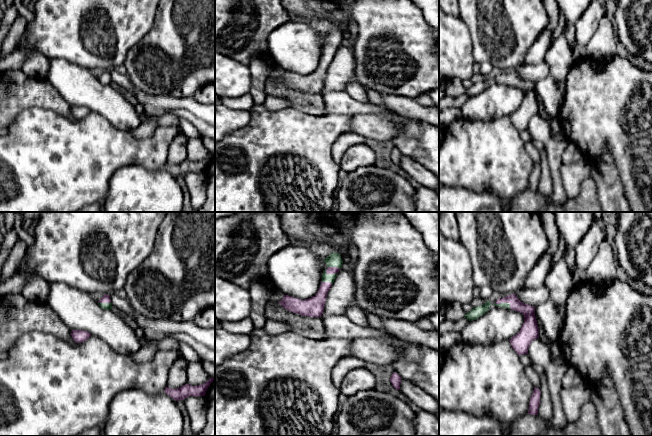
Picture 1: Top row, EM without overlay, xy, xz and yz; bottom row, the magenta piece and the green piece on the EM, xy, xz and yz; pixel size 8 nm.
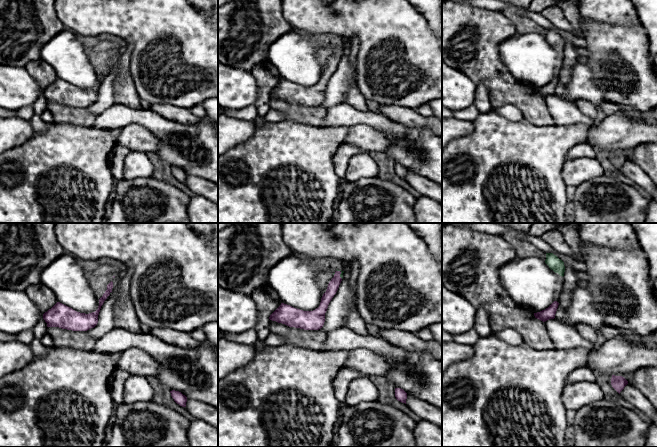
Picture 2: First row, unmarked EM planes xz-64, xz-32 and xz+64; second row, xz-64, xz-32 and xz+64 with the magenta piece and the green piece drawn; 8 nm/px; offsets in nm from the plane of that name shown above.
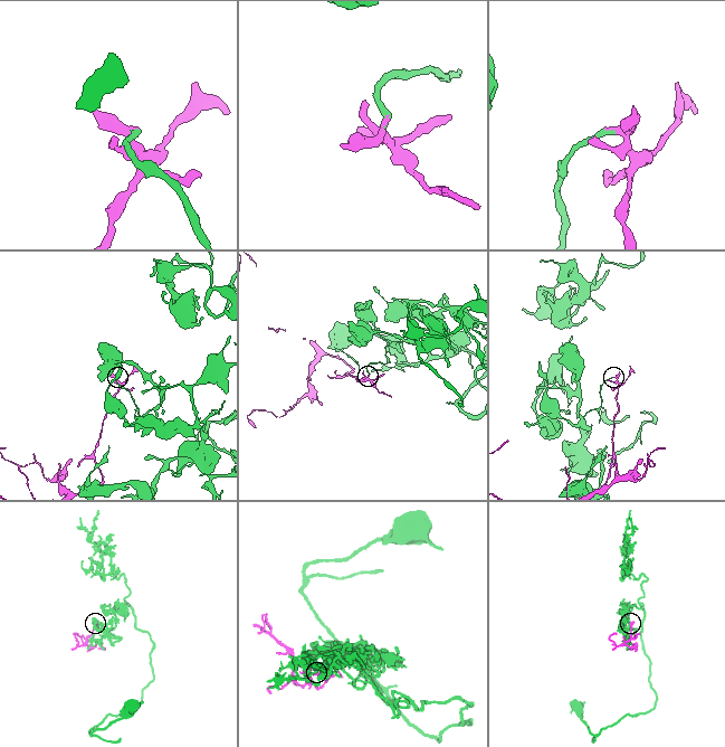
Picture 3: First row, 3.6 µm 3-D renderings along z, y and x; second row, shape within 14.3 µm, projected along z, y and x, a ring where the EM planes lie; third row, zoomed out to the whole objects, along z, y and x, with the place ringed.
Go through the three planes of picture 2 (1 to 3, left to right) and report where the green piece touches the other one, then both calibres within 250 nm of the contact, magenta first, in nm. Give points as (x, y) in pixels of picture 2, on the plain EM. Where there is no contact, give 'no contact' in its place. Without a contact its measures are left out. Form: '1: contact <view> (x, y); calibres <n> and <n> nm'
1: no contact
2: contact xz-32 (340, 49); calibres 90 and 30 nm
3: no contact

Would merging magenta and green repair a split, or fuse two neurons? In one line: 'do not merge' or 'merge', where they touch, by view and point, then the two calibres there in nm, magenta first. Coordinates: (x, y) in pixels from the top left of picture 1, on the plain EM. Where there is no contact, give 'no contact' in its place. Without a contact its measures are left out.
merge; contact xz (331, 43); calibres 60 and 110 nm

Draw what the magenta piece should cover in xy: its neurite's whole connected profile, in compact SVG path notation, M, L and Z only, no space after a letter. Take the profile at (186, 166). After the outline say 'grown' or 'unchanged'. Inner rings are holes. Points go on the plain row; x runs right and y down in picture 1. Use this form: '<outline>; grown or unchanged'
M210 154L207 158L204 160L198 161L198 162L192 162L189 160L185 160L177 165L171 165L166 162L164 168L169 171L171 174L173 174L175 177L183 176L189 172L205 172L206 167L210 160L213 158L214 154Z; unchanged

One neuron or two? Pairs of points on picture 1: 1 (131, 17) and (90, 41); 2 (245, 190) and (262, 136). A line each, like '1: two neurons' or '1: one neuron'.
1: one neuron
2: one neuron

